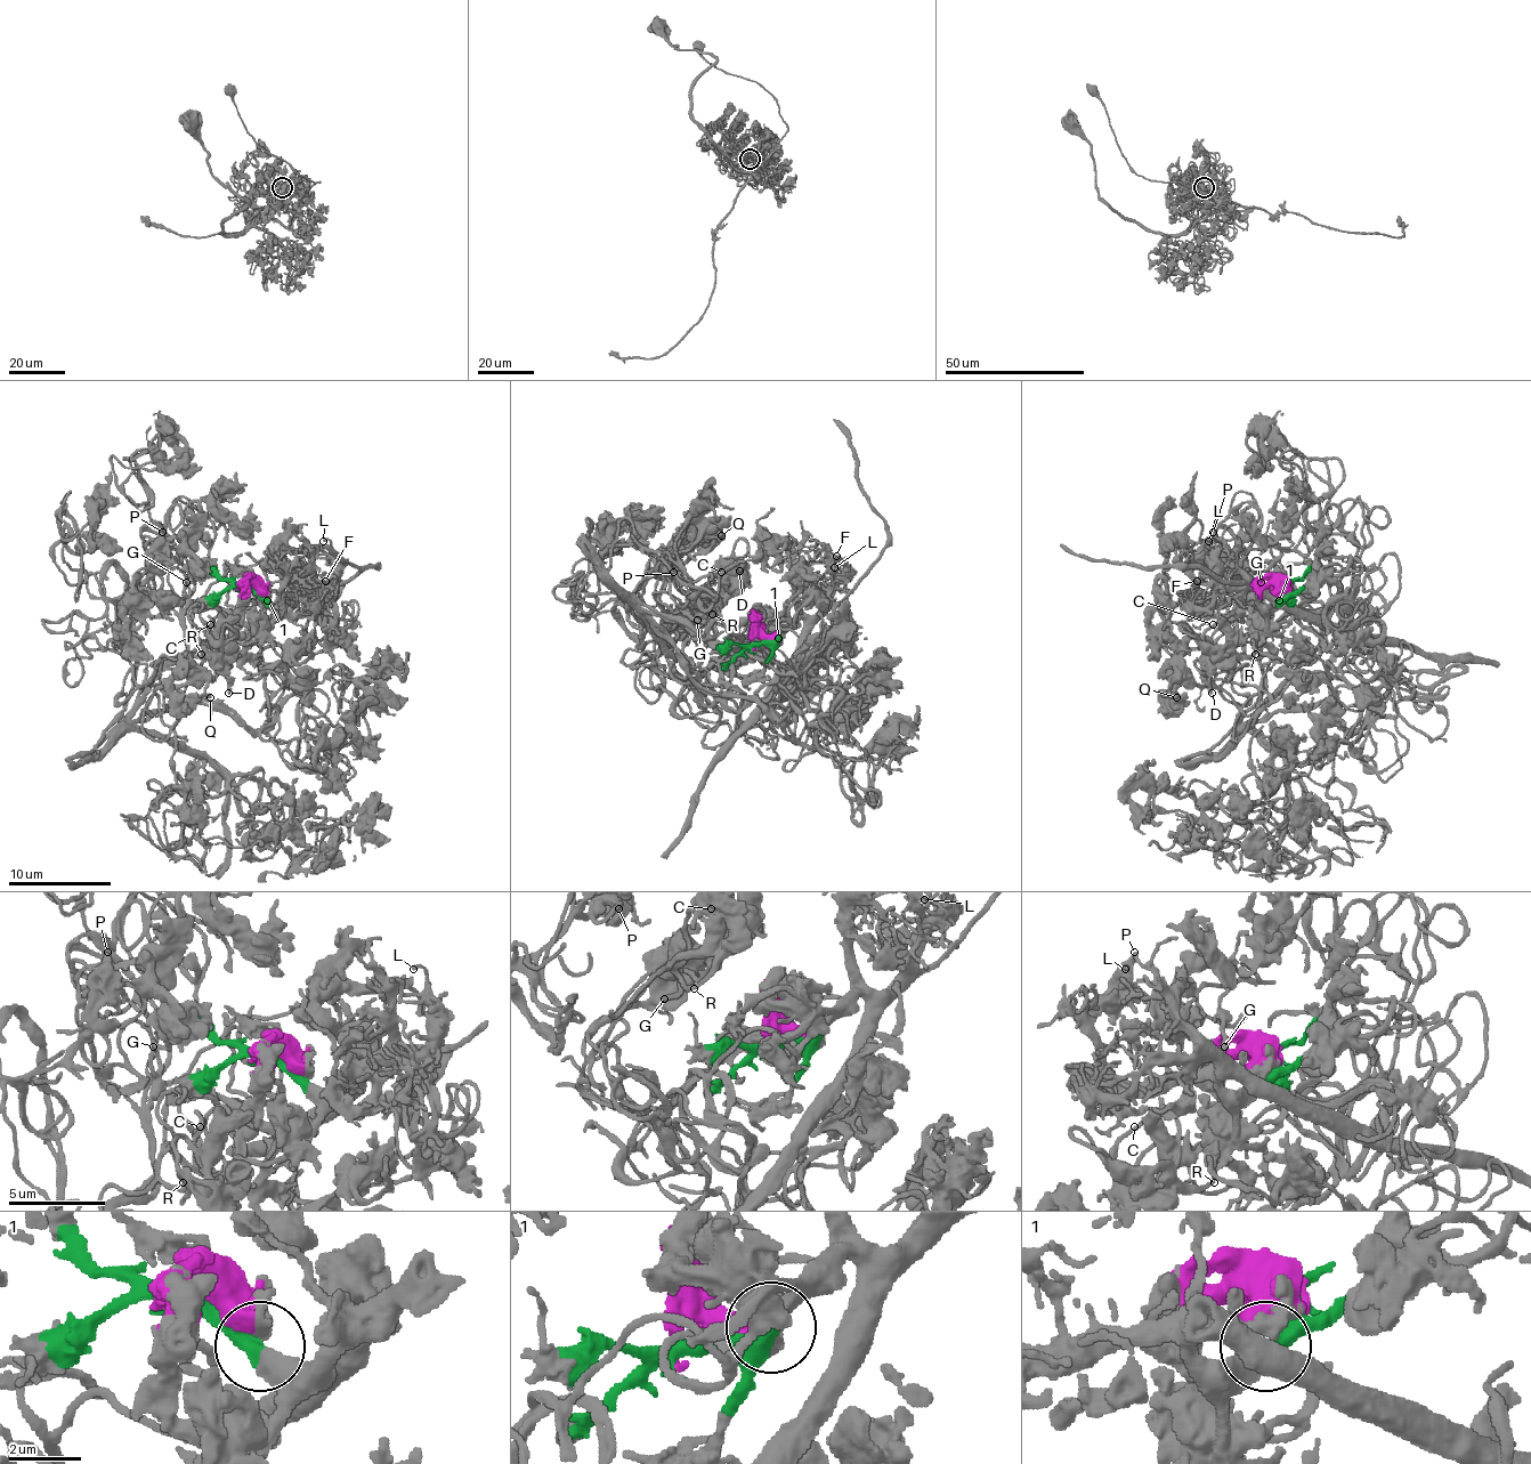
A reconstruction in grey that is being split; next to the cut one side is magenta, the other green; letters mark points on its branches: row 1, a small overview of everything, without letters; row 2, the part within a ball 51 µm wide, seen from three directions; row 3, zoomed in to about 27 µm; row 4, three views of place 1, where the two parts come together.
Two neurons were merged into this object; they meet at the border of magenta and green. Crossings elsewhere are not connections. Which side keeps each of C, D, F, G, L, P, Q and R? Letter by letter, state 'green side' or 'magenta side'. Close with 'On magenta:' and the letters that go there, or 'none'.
C: magenta side
D: magenta side
F: green side
G: magenta side
L: green side
P: magenta side
Q: magenta side
R: magenta side
On magenta: C, D, G, P, Q, R

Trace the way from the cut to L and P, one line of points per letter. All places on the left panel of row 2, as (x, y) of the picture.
L: (240, 584), (260, 592), (273, 606), (285, 606), (304, 588), (316, 588), (332, 567), (332, 543), (324, 541)
P: (240, 584), (262, 623), (221, 613), (139, 693), (137, 639), (119, 619), (162, 531)

